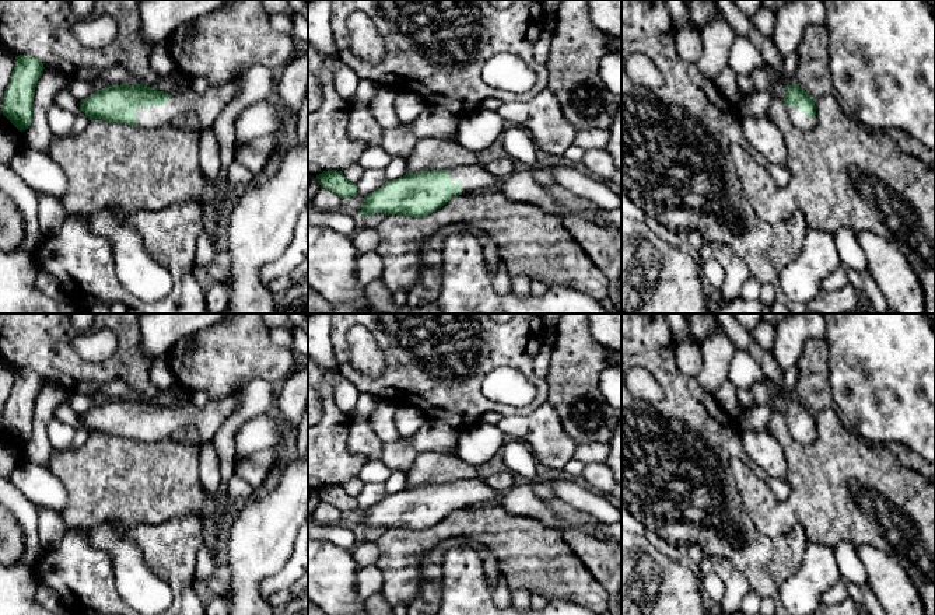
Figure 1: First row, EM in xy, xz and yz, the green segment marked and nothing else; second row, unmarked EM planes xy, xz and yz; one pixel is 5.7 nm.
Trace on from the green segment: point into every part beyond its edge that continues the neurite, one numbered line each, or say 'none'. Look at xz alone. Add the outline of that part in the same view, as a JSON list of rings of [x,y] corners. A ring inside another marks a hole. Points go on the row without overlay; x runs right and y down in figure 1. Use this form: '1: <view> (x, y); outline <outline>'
1: xz (521, 500); outline [[[465,479],[451,483],[451,493],[462,495],[462,507],[473,504],[498,504],[507,511],[532,517],[561,531],[581,531],[605,541],[602,531],[591,523],[563,523],[546,502],[533,492],[532,482],[519,479],[508,490],[495,490],[481,479]]]

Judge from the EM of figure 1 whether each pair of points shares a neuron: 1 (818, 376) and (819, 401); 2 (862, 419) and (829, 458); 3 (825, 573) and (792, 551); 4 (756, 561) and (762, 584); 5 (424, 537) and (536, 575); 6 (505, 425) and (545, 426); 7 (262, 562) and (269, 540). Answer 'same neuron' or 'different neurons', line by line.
1: same neuron
2: different neurons
3: different neurons
4: same neuron
5: same neuron
6: same neuron
7: same neuron

